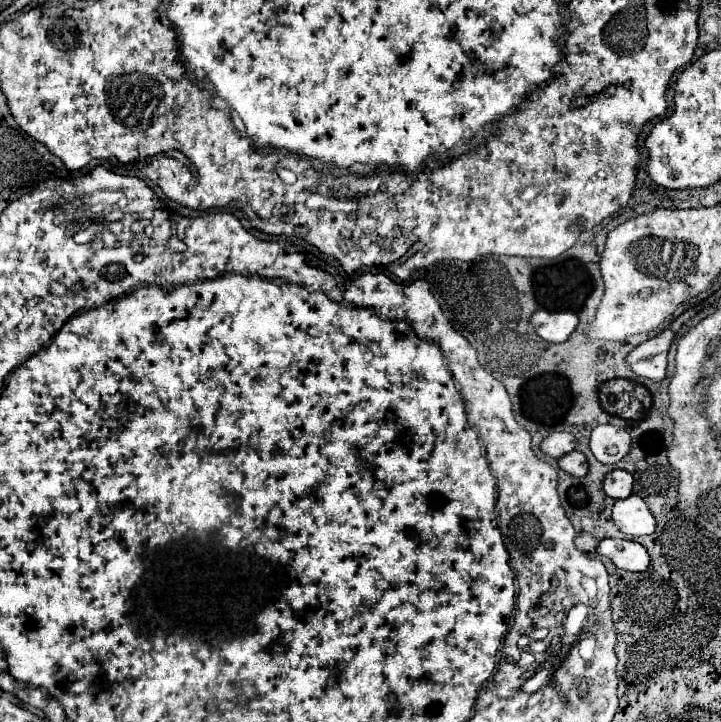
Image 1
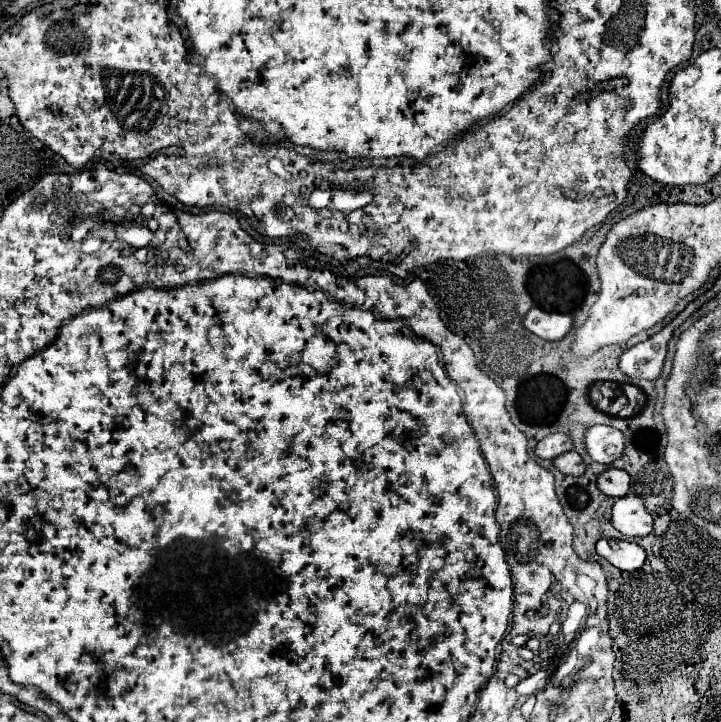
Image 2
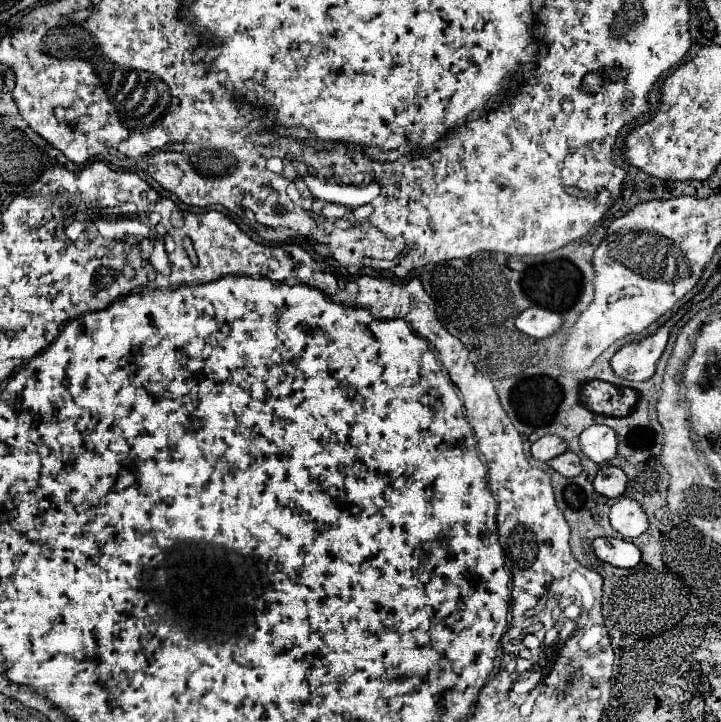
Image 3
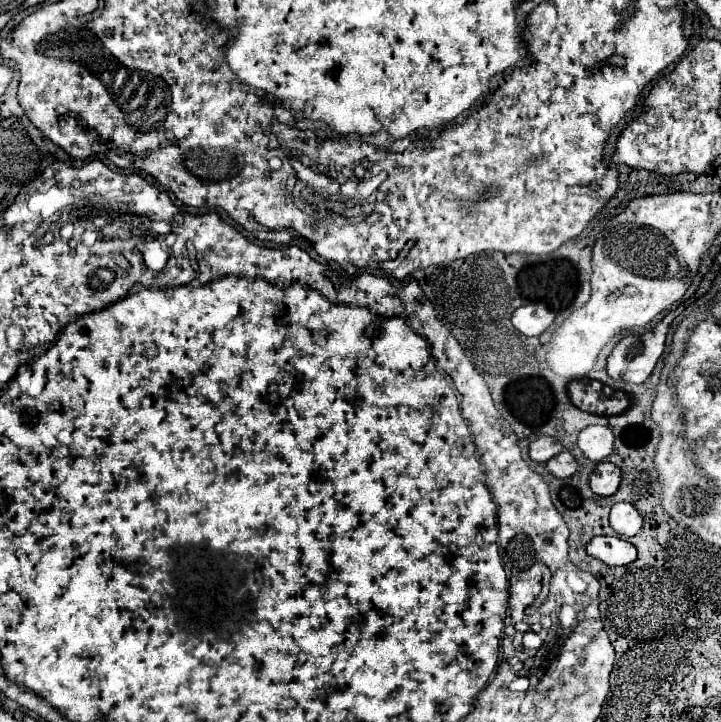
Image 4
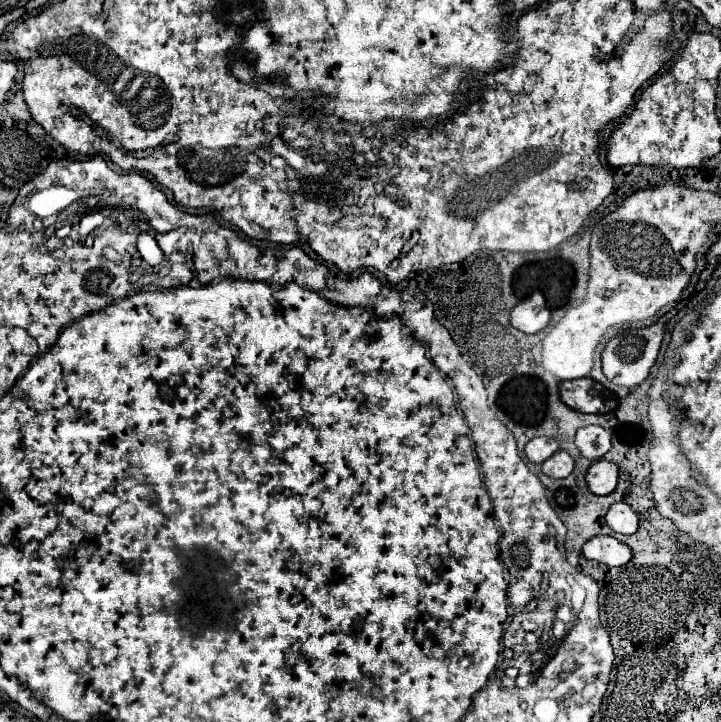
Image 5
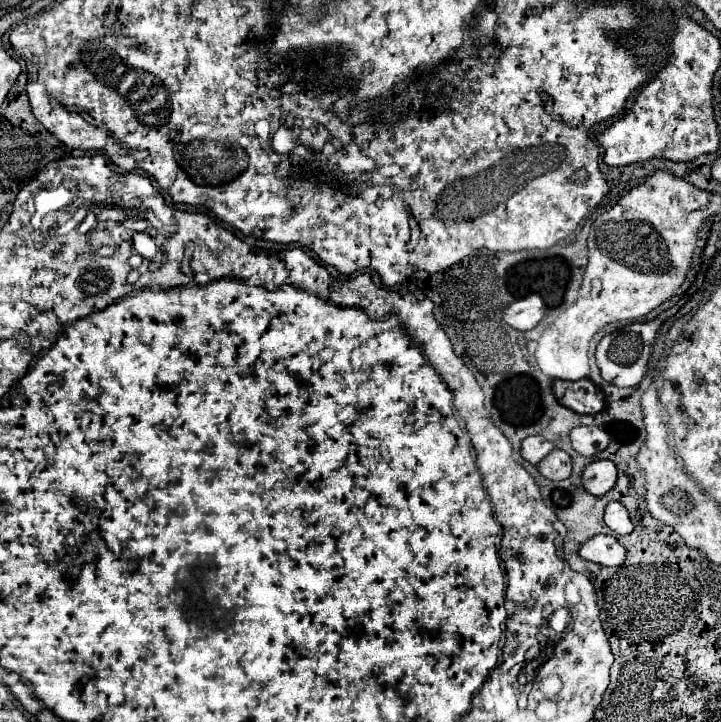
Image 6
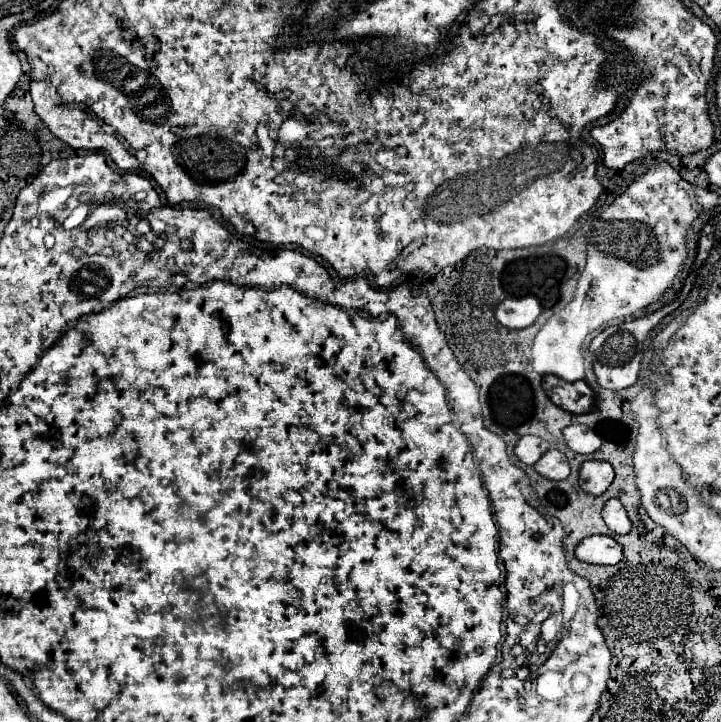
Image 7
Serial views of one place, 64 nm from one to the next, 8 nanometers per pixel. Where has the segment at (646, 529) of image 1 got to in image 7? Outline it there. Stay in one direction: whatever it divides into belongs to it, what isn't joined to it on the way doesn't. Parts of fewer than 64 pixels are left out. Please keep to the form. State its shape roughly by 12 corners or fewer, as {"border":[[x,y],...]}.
{"border":[[610,498],[602,518],[614,534],[626,534],[632,524],[618,498]]}

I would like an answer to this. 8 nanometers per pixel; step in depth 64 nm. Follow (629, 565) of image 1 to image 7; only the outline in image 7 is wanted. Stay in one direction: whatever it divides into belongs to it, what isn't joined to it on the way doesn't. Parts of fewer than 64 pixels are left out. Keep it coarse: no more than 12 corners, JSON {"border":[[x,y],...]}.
{"border":[[590,536],[576,558],[588,564],[618,564],[622,548],[610,536]]}

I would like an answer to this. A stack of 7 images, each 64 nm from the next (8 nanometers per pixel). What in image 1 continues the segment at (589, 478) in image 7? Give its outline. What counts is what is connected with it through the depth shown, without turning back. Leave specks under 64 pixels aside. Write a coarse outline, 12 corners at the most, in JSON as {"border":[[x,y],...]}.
{"border":[[612,470],[604,478],[604,492],[614,500],[632,494],[634,478],[626,470]]}

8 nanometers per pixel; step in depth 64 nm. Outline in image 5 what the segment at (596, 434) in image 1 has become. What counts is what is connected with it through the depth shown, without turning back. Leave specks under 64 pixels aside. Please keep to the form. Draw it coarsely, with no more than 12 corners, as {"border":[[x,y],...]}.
{"border":[[586,426],[574,442],[582,456],[600,460],[612,448],[612,432]]}

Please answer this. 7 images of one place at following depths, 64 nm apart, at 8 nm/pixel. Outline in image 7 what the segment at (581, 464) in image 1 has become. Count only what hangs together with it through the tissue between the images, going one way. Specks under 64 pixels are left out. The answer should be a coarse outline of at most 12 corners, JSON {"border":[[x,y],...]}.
{"border":[[548,450],[534,470],[548,480],[570,476],[570,464],[560,450]]}

